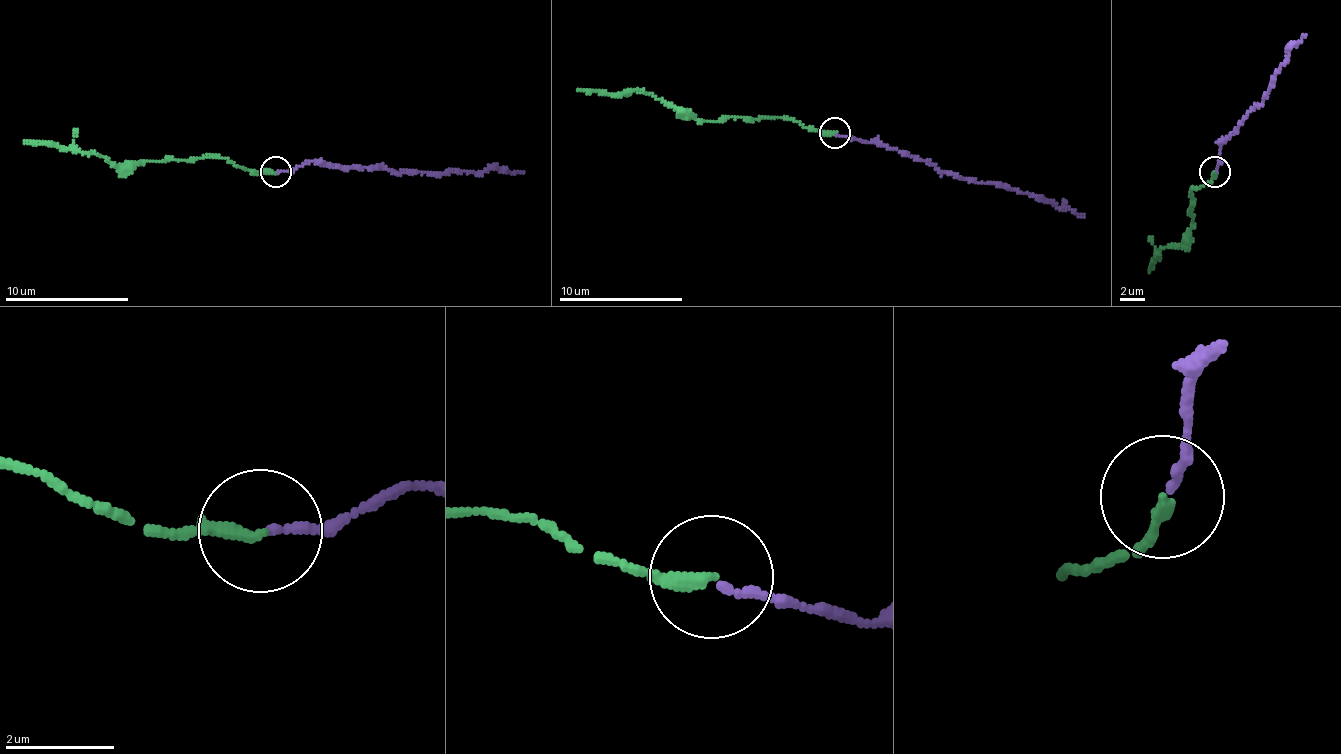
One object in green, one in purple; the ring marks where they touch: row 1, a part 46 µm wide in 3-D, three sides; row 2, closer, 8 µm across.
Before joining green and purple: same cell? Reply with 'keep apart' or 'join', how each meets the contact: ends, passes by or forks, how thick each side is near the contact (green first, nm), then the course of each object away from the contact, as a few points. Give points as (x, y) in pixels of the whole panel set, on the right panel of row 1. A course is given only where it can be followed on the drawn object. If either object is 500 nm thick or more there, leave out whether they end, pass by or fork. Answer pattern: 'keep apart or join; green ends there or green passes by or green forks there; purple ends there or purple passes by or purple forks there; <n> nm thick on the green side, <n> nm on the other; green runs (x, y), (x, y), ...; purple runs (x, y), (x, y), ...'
join; green ends there; purple ends there; 240 nm thick on the green side, 150 nm on the other; green runs (1213, 172), (1210, 182), (1192, 187), (1191, 225), (1185, 239), (1160, 249), (1149, 269); purple runs (1217, 171), (1222, 138), (1263, 103), (1294, 42), (1306, 34)

